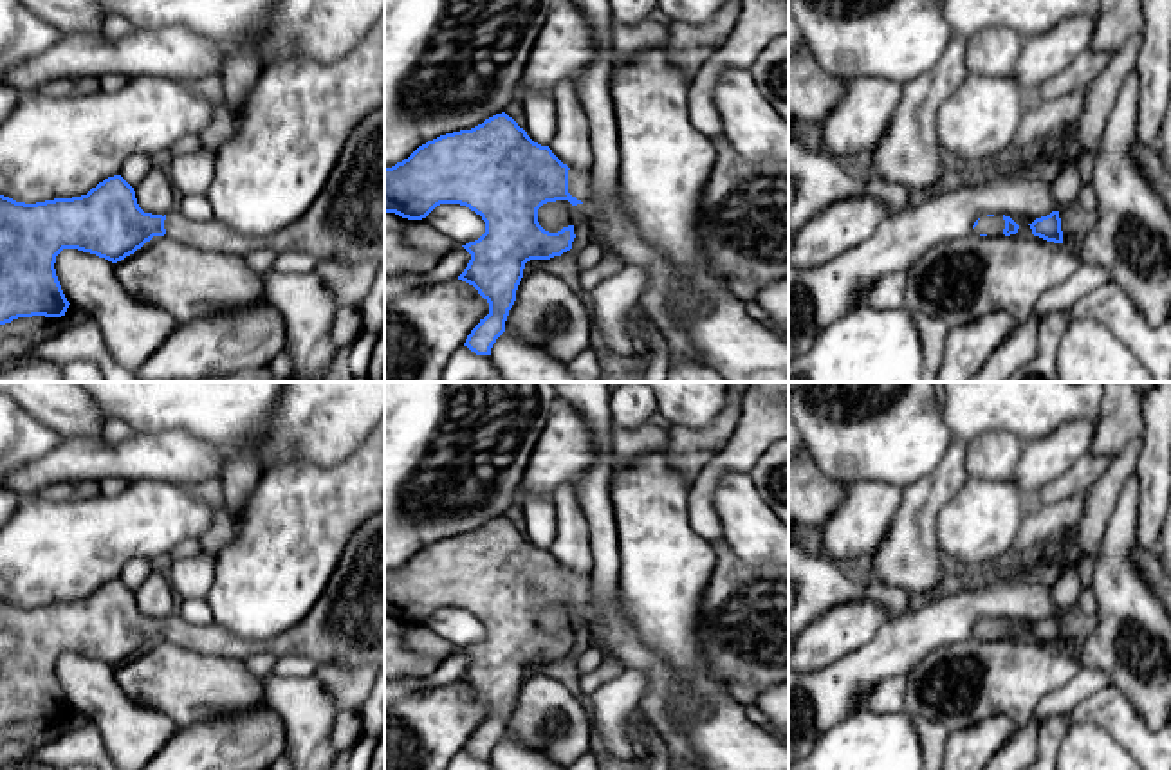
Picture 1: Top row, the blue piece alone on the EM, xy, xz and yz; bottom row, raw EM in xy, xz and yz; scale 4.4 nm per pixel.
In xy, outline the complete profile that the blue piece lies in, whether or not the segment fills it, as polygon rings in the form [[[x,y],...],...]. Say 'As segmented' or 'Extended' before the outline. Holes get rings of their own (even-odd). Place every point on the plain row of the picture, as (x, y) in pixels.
Extended. [[[384,507],[350,536],[332,577],[310,611],[285,633],[263,642],[240,638],[217,622],[189,624],[179,613],[164,620],[144,617],[134,591],[121,579],[108,581],[87,599],[72,602],[25,608],[0,599],[0,729],[18,721],[65,720],[70,707],[54,673],[56,660],[63,653],[78,653],[117,667],[153,640],[168,640],[193,653],[242,662],[251,655],[269,651],[278,658],[310,656],[319,665],[384,667]]]

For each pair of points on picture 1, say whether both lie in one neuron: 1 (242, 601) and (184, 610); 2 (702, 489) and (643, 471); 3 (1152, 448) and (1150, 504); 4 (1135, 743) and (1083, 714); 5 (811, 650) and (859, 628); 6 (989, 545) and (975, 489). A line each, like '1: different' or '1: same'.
1: different
2: different
3: same
4: same
5: same
6: same

